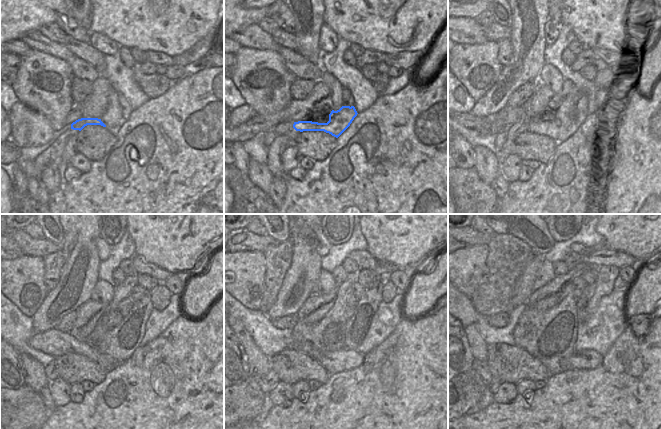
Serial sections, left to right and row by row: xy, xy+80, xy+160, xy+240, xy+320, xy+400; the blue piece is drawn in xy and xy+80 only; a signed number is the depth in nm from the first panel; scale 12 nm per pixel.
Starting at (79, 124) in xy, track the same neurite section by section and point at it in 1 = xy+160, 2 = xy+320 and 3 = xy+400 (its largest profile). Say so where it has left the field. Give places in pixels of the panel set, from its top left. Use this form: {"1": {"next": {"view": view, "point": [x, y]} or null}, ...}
{"1": {"next": {"view": "xy+160", "point": [574, 109]}}, "2": {"next": {"view": "xy+320", "point": [356, 327]}}, "3": {"next": {"view": "xy+400", "point": [606, 275]}}}

